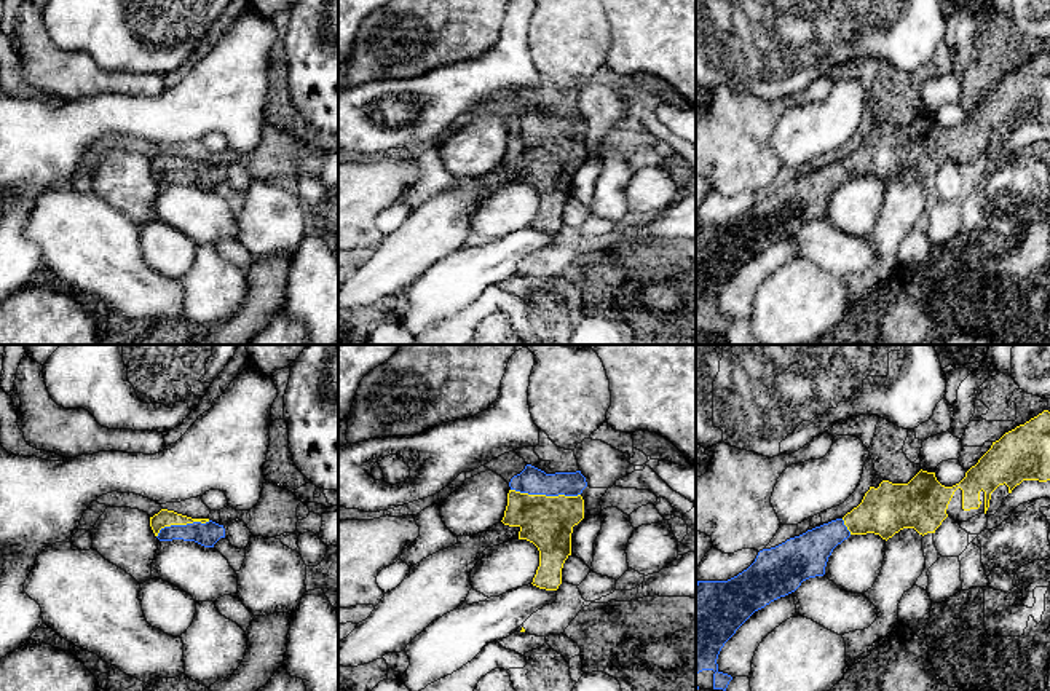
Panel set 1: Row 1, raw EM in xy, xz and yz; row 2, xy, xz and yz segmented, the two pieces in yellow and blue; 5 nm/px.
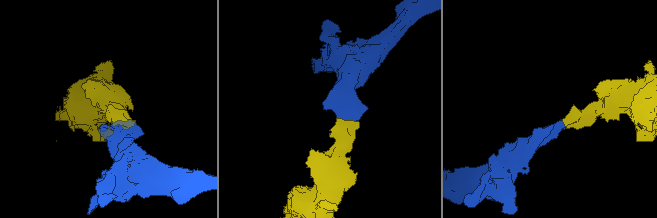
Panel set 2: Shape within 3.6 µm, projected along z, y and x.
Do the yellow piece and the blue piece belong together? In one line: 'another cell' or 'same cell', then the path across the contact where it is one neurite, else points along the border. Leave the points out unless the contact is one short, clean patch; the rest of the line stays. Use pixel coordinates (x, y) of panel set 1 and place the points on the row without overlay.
same cell; way xz (548, 165), (544, 138), (532, 123)

